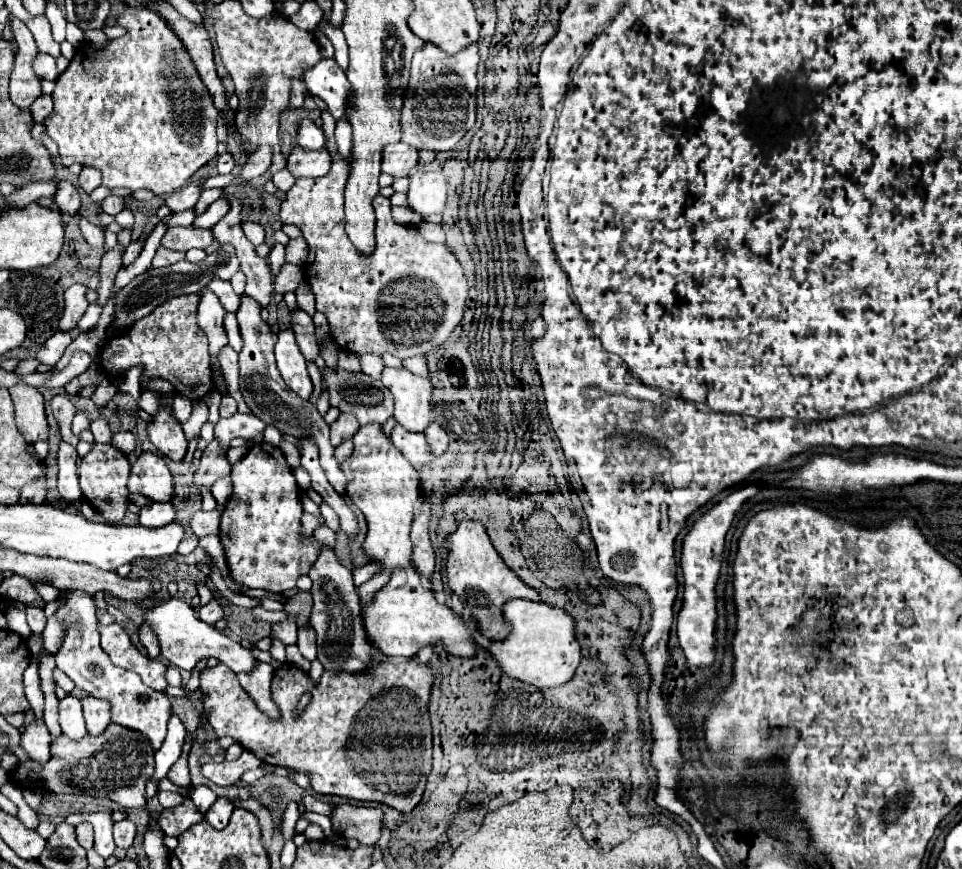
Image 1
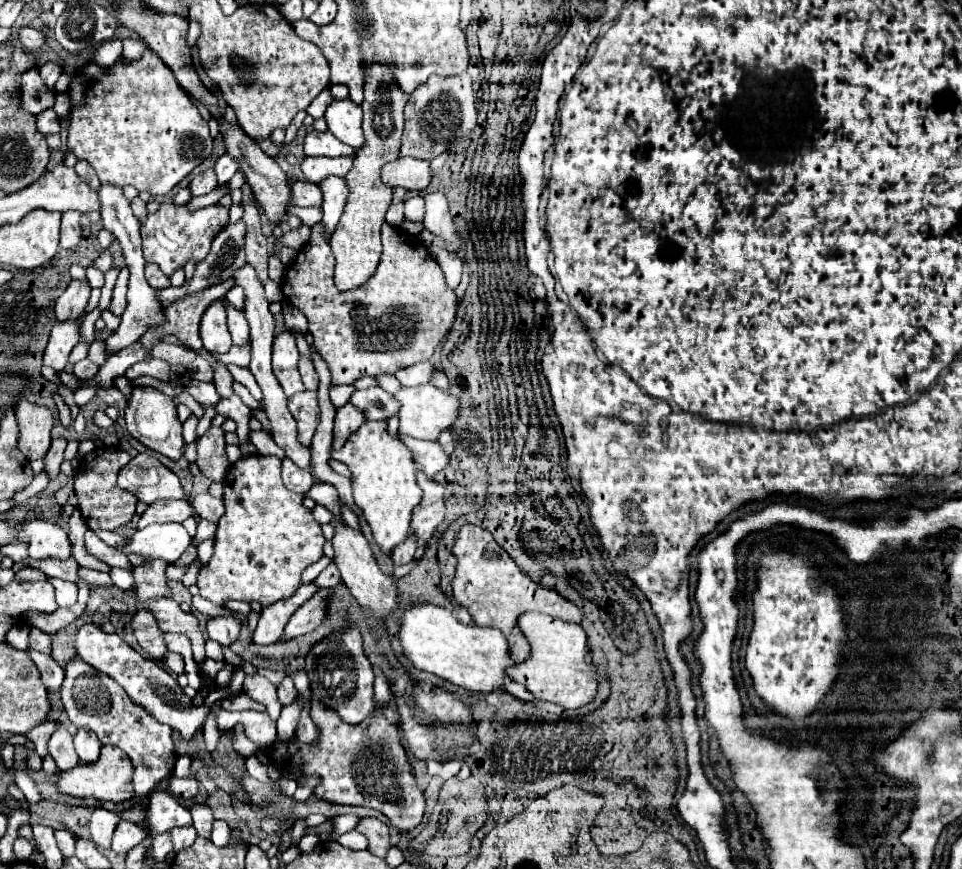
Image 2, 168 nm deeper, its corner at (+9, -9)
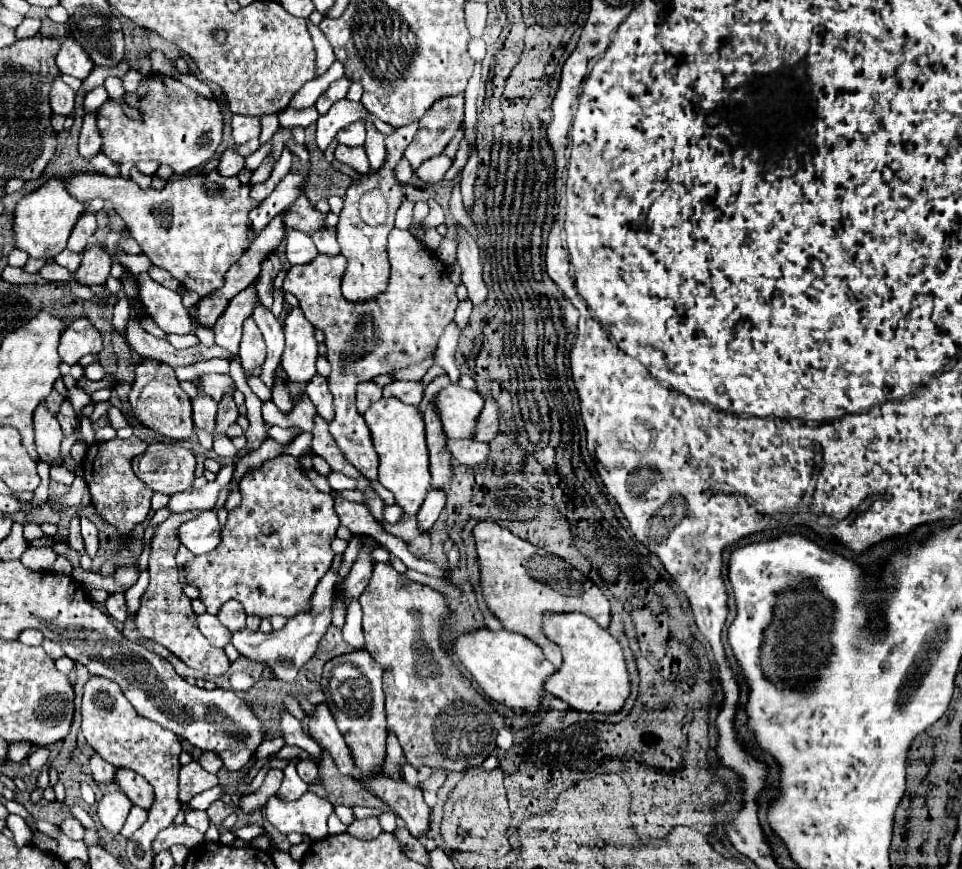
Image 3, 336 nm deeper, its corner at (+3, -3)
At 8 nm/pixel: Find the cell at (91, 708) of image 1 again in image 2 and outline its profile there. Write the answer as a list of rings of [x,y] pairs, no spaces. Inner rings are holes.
[[[77,731],[77,735],[75,735],[75,751],[77,751],[81,763],[95,763],[99,759],[101,743],[89,731]]]

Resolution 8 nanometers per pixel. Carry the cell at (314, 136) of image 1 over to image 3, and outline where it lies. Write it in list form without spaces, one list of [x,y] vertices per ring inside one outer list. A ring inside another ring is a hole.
[[[355,121],[355,123],[347,125],[347,127],[343,127],[343,129],[335,135],[335,139],[337,139],[341,145],[361,147],[361,145],[365,143],[365,127],[363,127],[359,121]]]

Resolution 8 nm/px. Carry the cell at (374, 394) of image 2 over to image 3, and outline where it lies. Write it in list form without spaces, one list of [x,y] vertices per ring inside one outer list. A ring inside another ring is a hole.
[[[393,381],[383,387],[383,397],[397,397],[403,403],[419,405],[423,397],[423,389],[415,381]]]

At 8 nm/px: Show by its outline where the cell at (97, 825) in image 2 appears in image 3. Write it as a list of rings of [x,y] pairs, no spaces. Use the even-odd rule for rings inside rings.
[[[115,791],[115,793],[107,793],[103,795],[103,799],[97,805],[97,817],[99,823],[113,835],[117,835],[127,819],[129,809],[133,807],[133,803],[129,801],[129,797],[125,797],[123,791]]]

